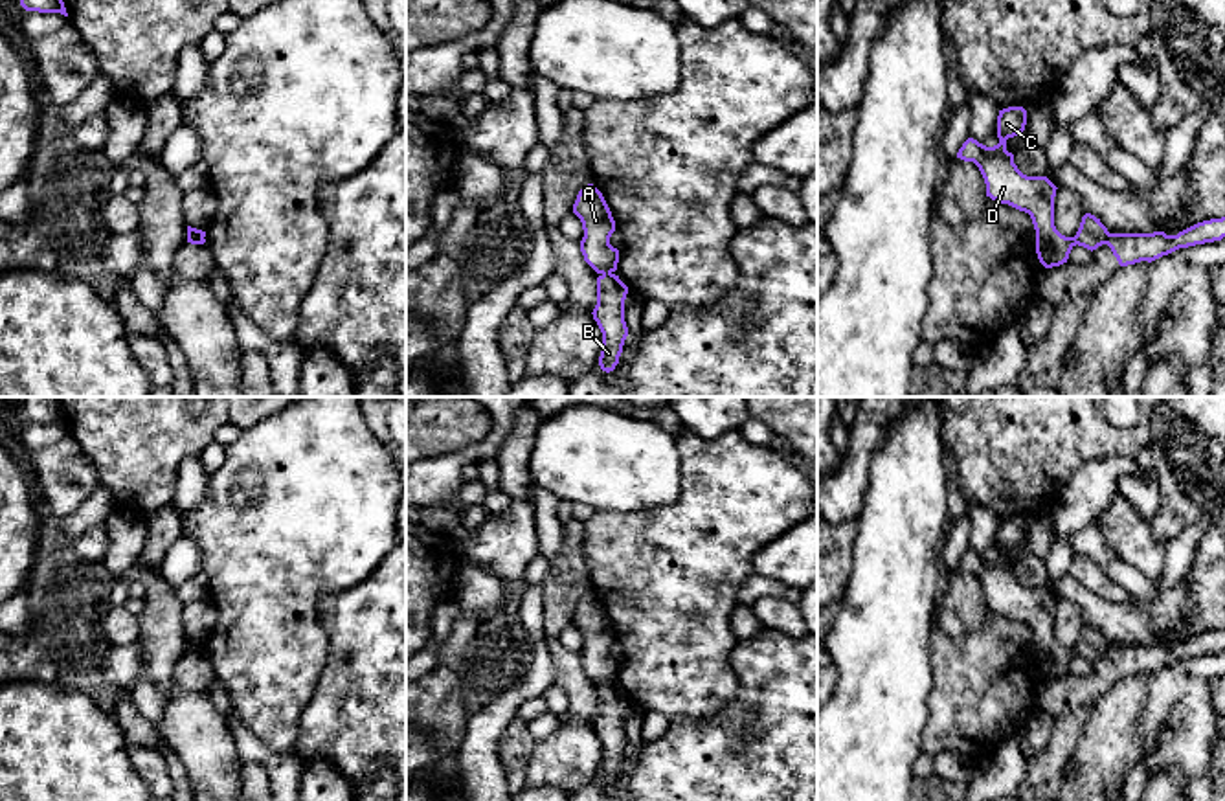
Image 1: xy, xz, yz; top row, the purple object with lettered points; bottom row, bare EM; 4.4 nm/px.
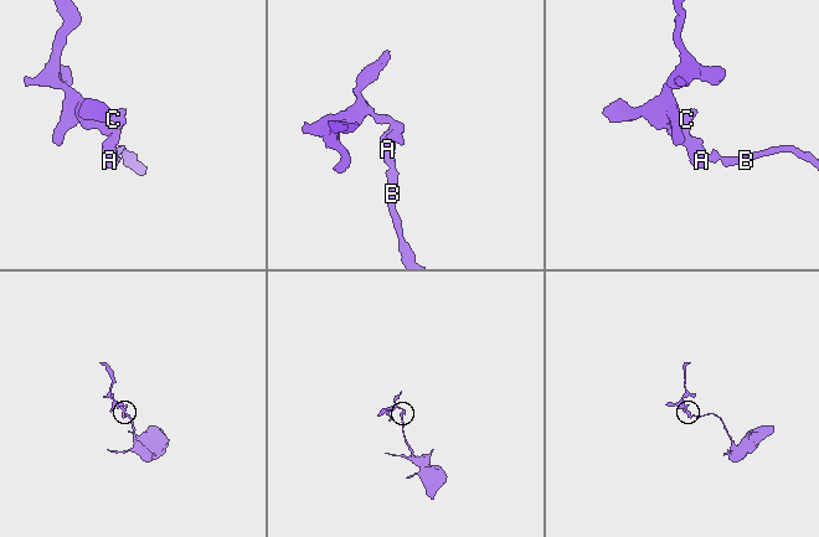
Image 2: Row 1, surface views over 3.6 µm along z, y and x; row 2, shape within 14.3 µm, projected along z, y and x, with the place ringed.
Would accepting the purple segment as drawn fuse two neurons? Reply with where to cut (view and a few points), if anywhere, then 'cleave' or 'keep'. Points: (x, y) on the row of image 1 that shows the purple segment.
yz (1110, 234), (1104, 243) | cleave

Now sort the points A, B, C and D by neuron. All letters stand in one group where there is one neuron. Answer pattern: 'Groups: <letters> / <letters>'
Groups: A C D / B

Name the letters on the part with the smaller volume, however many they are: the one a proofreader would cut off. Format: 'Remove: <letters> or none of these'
Remove: A, C, D

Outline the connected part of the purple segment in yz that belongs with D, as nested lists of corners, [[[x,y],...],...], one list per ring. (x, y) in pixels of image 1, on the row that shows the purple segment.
[[[1023,107],[1003,108],[997,116],[999,143],[986,147],[968,138],[957,158],[979,167],[986,184],[986,197],[1030,215],[1038,259],[1045,268],[1052,268],[1067,263],[1076,244],[1091,252],[1106,244],[1109,231],[1091,213],[1082,217],[1074,237],[1065,237],[1056,230],[1054,197],[1058,187],[1047,176],[1023,175],[1014,164],[1014,154],[1006,151],[1006,140],[1021,134],[1025,125],[1027,110]]]

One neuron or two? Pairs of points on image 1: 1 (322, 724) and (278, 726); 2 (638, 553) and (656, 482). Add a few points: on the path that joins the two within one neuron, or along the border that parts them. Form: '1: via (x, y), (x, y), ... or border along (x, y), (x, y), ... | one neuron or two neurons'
1: border along (313, 686), (292, 752) | two neurons
2: border along (682, 482), (671, 504), (632, 513), (605, 509) | two neurons

